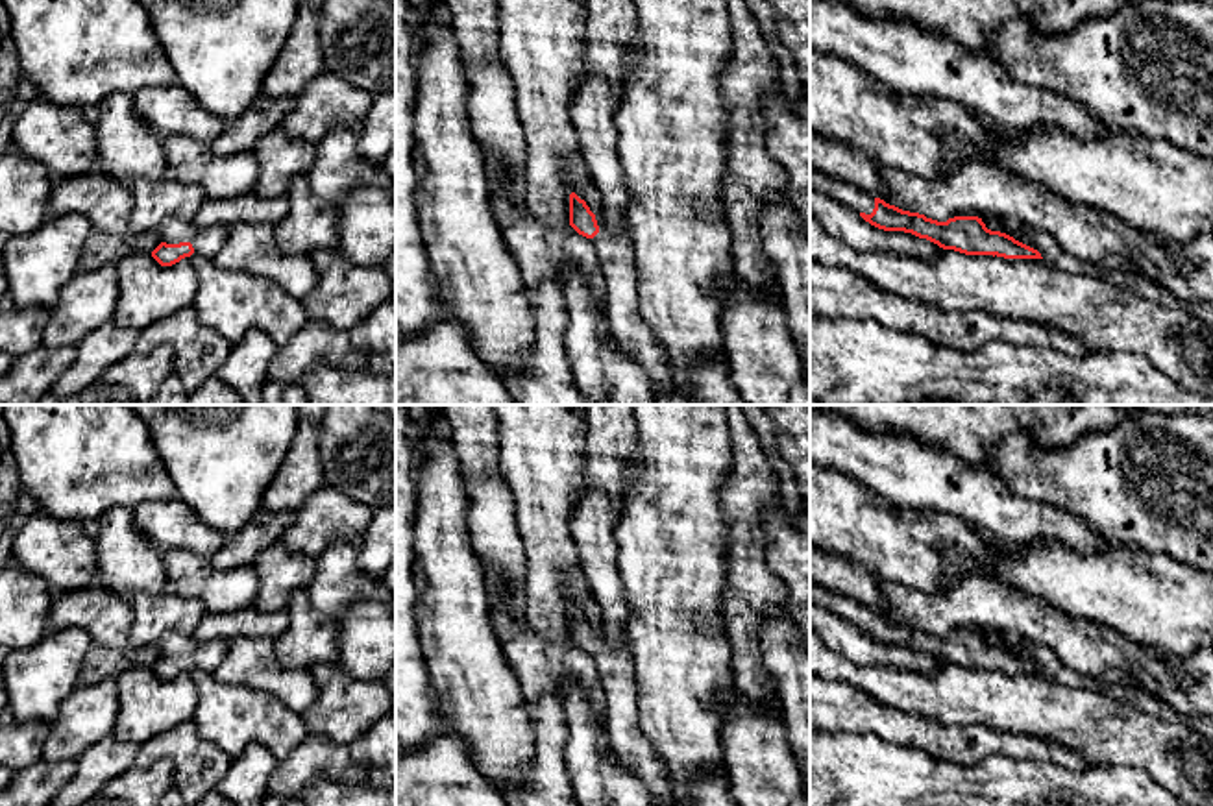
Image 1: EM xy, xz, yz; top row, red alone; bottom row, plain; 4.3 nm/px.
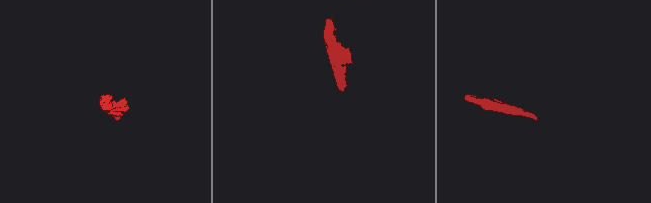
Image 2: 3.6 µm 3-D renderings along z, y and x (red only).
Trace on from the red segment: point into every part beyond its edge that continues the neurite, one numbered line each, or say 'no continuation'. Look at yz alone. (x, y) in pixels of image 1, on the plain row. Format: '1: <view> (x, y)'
1: yz (847, 609)

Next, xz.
1: xz (614, 662)

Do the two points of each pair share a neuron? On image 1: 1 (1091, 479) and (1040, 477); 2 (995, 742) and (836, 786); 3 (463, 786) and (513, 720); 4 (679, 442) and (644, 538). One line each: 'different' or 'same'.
1: same
2: different
3: different
4: same

